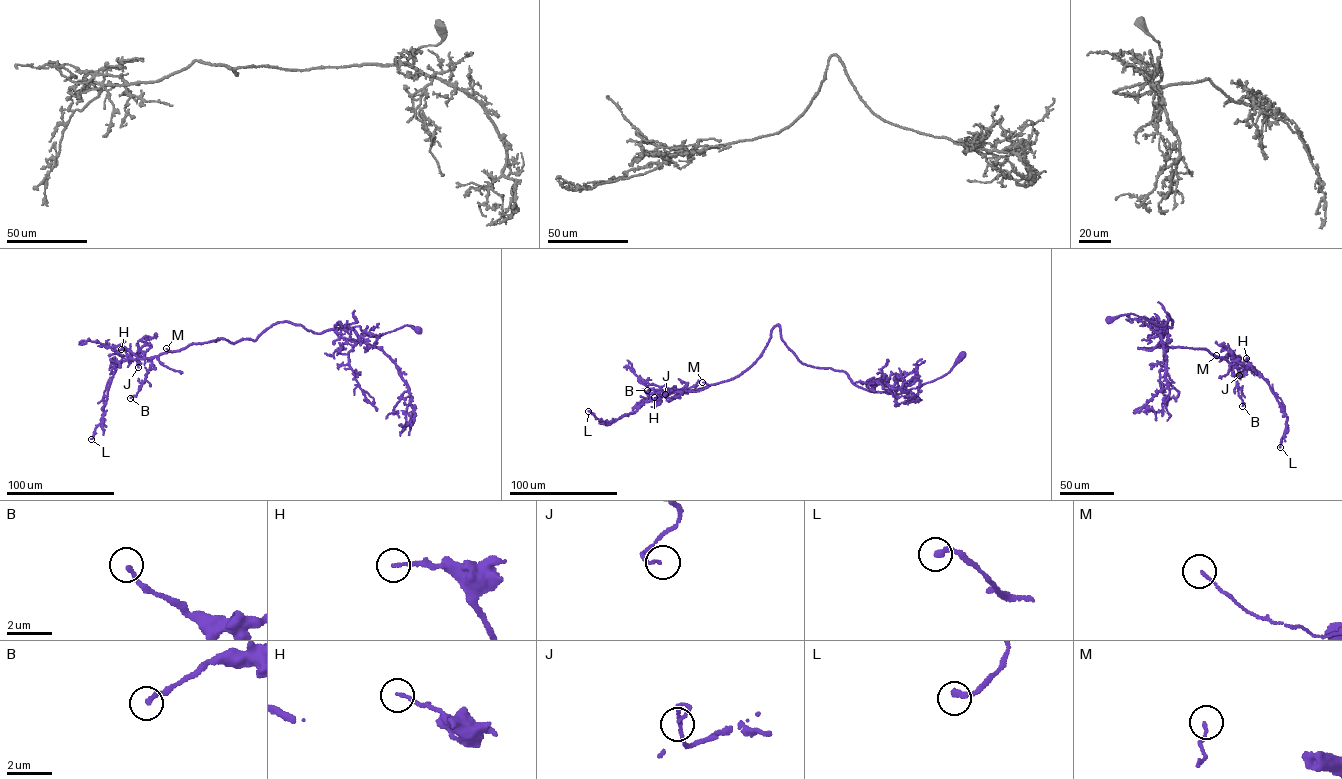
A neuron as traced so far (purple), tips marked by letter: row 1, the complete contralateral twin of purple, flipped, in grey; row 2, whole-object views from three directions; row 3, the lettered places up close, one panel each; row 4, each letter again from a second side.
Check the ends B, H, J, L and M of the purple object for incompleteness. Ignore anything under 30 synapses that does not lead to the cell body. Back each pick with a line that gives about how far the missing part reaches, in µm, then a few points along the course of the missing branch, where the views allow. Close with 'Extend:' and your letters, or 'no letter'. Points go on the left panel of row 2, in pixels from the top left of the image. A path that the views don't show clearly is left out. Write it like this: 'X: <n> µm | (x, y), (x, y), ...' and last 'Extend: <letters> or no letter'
Extend: no letter

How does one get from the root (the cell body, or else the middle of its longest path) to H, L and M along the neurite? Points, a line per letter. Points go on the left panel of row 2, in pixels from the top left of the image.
H: (418, 329), (372, 337), (360, 326), (315, 333), (283, 321), (254, 340), (218, 339), (133, 360), (121, 349)
L: (418, 329), (372, 337), (360, 326), (317, 333), (277, 322), (254, 340), (218, 339), (122, 361), (91, 439)
M: (418, 329), (405, 325), (372, 337), (360, 326), (315, 333), (283, 321), (254, 340), (166, 348)

